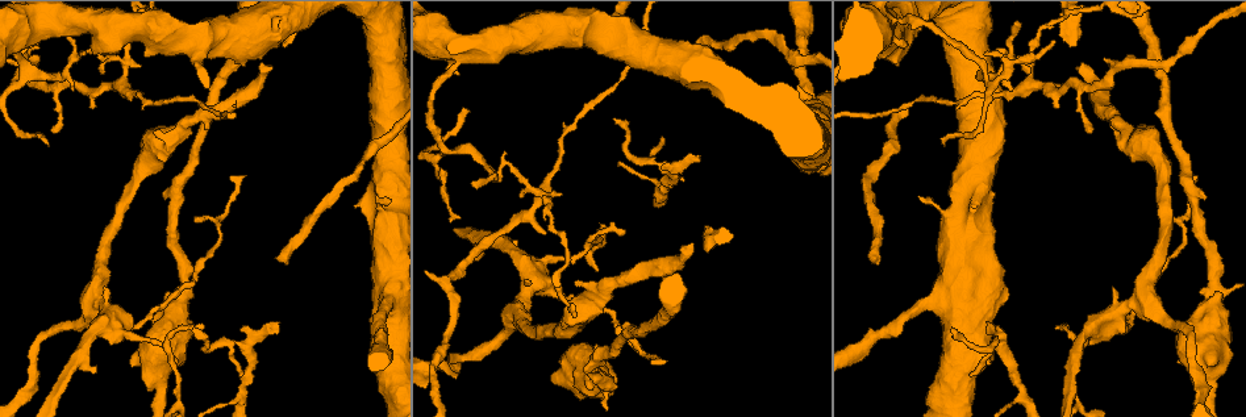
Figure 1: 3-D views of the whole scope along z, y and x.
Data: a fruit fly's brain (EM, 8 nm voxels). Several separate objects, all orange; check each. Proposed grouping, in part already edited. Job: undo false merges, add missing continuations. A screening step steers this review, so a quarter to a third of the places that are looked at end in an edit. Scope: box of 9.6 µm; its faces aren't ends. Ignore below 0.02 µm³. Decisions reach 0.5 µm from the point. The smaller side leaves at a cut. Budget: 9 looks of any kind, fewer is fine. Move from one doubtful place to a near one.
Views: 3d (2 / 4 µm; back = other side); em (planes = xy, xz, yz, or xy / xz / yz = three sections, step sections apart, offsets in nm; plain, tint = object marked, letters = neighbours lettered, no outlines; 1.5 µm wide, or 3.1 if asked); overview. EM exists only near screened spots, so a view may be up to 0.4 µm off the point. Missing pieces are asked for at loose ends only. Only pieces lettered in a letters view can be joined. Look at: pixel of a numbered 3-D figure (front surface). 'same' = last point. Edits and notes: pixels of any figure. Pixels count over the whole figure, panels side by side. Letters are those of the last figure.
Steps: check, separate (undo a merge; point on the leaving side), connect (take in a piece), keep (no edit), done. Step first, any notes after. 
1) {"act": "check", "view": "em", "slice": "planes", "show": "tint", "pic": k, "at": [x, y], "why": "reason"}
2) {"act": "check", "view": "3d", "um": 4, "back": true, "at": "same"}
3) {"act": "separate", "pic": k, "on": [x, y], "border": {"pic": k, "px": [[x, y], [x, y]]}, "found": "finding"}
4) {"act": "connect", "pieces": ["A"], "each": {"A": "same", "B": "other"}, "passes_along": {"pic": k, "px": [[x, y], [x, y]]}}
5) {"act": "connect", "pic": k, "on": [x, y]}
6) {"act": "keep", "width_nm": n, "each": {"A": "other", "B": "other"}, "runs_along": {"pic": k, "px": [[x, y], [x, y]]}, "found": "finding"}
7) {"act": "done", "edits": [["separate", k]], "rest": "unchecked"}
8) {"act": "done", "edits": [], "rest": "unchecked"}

{"act": "check", "view": "em", "slice": "planes", "show": "letters", "pic": 1, "at": [873, 259]}

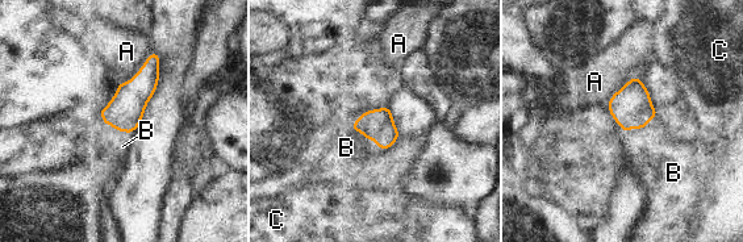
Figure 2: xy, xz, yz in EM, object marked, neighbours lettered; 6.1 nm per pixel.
{"act": "connect", "pieces": ["B"], "each": {"A": "other", "B": "same", "C": "other"}, "passes_along": {"pic": 2, "px": [[378, 125], [366, 137], [346, 147]]}, "found": "the neuron continues"}

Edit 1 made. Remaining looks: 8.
{"act": "check", "view": "overview"}

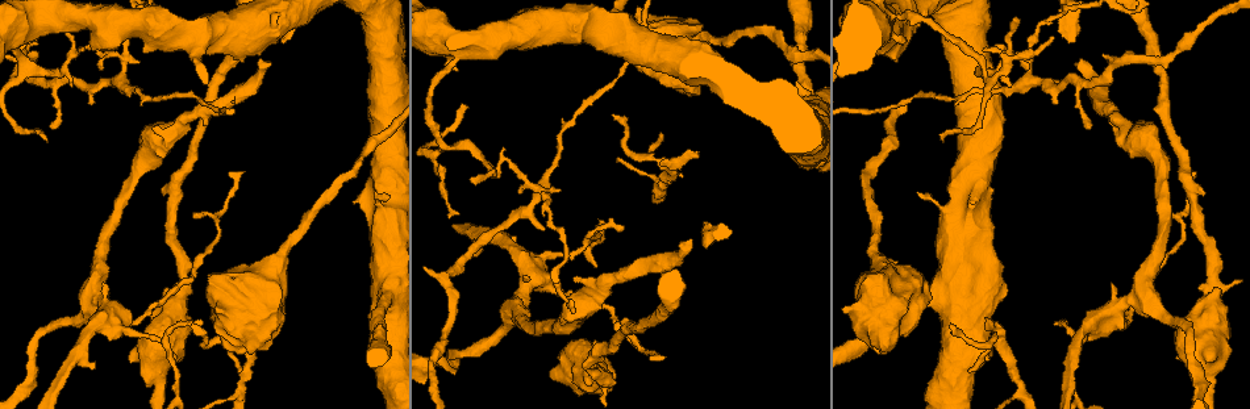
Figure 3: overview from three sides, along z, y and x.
{"act": "check", "view": "em", "slice": "planes", "show": "tint", "pic": 3, "at": [1000, 340], "why": "a fork"}

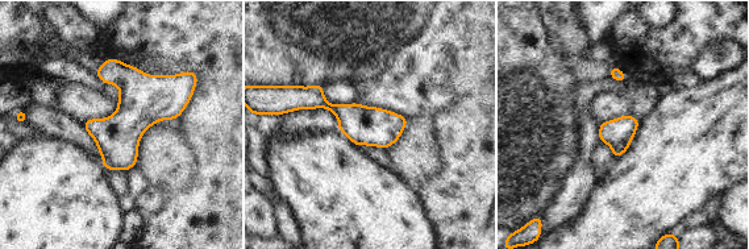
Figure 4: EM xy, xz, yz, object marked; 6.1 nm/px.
{"act": "check", "view": "em", "slice": "planes", "show": "letters", "at": "same"}

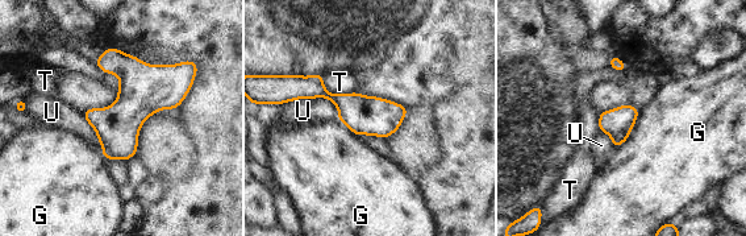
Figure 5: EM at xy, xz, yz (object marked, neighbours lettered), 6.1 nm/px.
{"act": "keep", "each": {"G": "other", "T": "other", "U": "other"}, "border": {"pic": 5, "px": [[640, 111], [630, 135], [615, 148]]}, "found": "one neuron here"}

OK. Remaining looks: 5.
{"act": "check", "view": "3d", "um": 4, "back": true, "pic": 3, "at": [201, 324], "why": "branch stops here"}

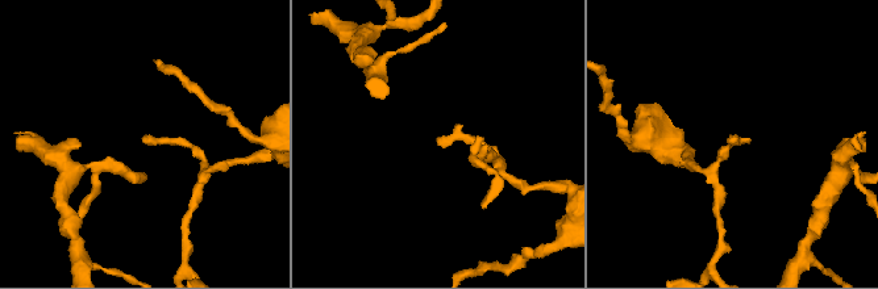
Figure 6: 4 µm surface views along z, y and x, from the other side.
{"act": "check", "view": "em", "slice": "planes", "show": "tint", "pic": 6, "at": [142, 138], "why": "need the tissue"}

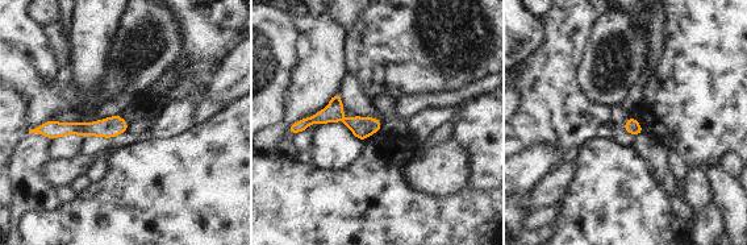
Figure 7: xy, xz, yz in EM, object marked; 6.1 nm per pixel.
{"act": "check", "view": "em", "slice": "planes", "show": "letters", "at": "same", "why": "see the neighbours"}

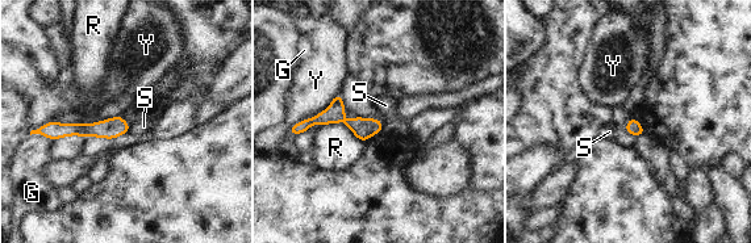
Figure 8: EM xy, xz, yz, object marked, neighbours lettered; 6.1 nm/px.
{"act": "keep", "width_nm": 90, "each": {"G": "other", "R": "other", "S": "other", "Y": "other"}, "runs_along": {"pic": 8, "px": [[379, 125], [320, 118], [300, 129]]}, "found": "none of them fits"}

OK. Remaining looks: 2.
{"act": "check", "view": "em", "slice": "planes", "show": "letters", "pic": 3, "at": [37, 40], "why": "stops while still wide"}

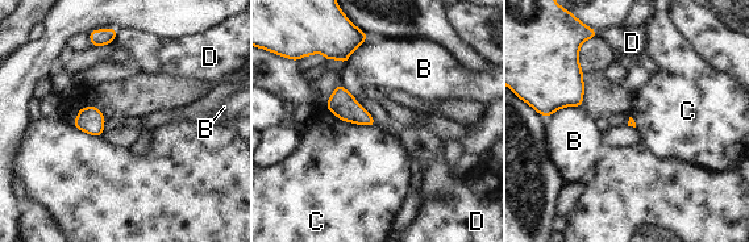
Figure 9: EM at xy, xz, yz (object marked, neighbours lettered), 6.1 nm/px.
{"act": "keep", "each": {"B": "other", "C": "other", "D": "other"}, "border": {"pic": 9, "px": [[337, 117], [356, 124], [375, 125]]}, "found": "none of them fits"}

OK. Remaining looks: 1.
{"act": "done", "edits": [["connect", 2]], "rest": "unchecked"}

